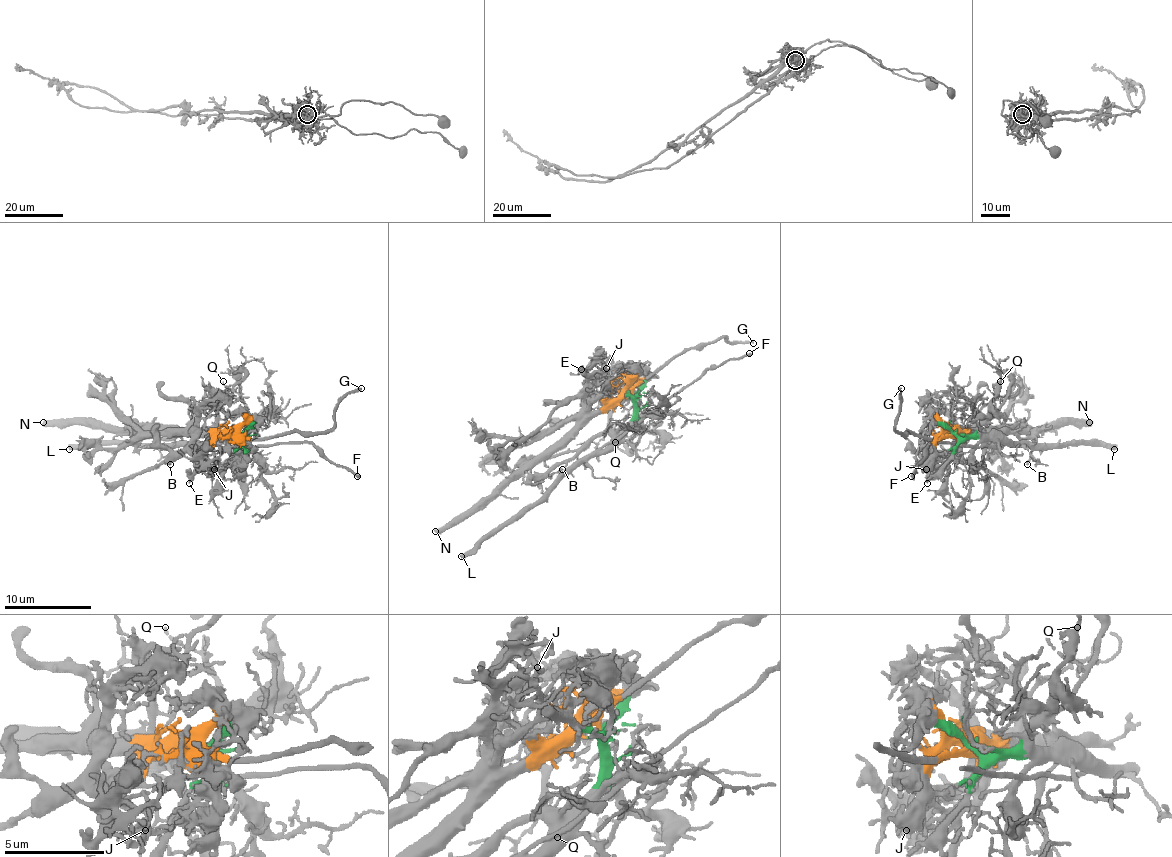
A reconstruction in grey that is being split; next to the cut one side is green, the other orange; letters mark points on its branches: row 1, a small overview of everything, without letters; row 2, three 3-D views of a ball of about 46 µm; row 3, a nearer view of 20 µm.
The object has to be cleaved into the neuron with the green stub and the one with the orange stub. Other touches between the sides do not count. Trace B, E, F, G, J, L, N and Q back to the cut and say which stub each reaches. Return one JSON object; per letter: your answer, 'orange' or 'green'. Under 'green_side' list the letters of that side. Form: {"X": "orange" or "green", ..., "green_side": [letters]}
{"B": "green", "E": "orange", "F": "green", "G": "orange", "J": "orange", "L": "green", "N": "orange", "Q": "green", "green_side": ["B", "F", "L", "Q"]}

